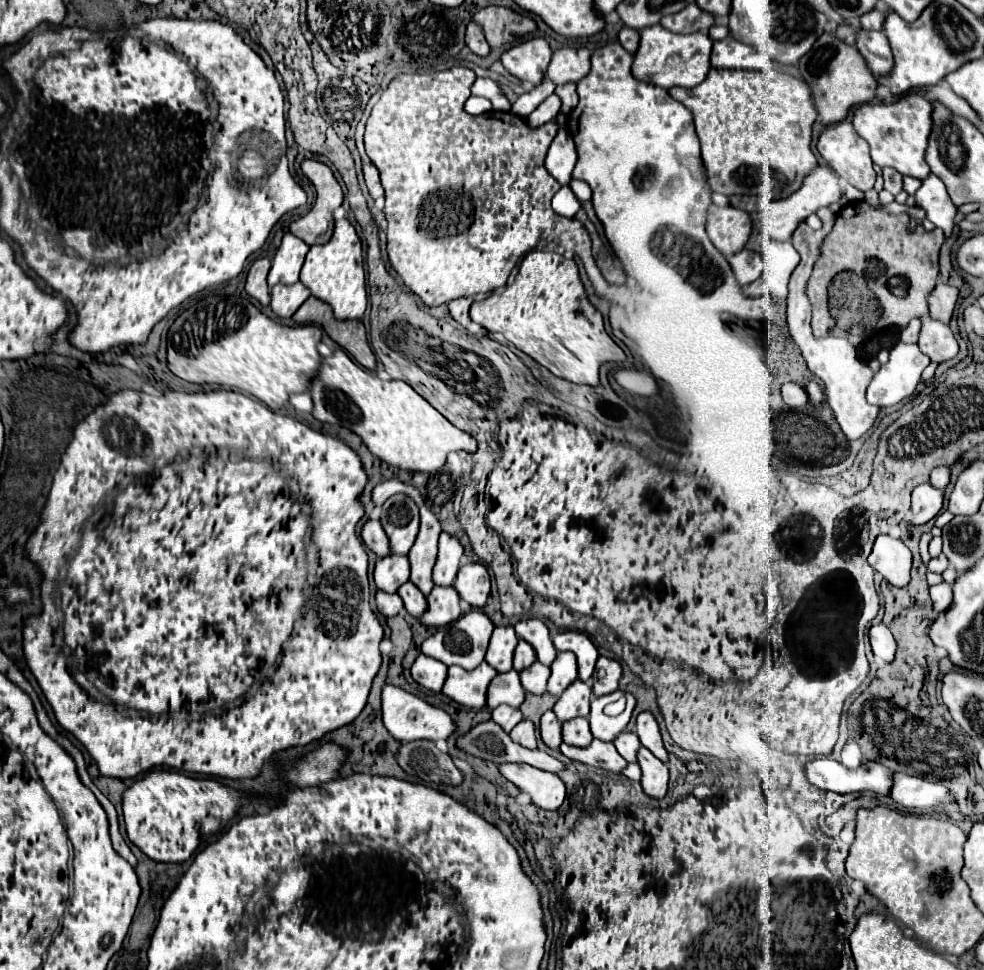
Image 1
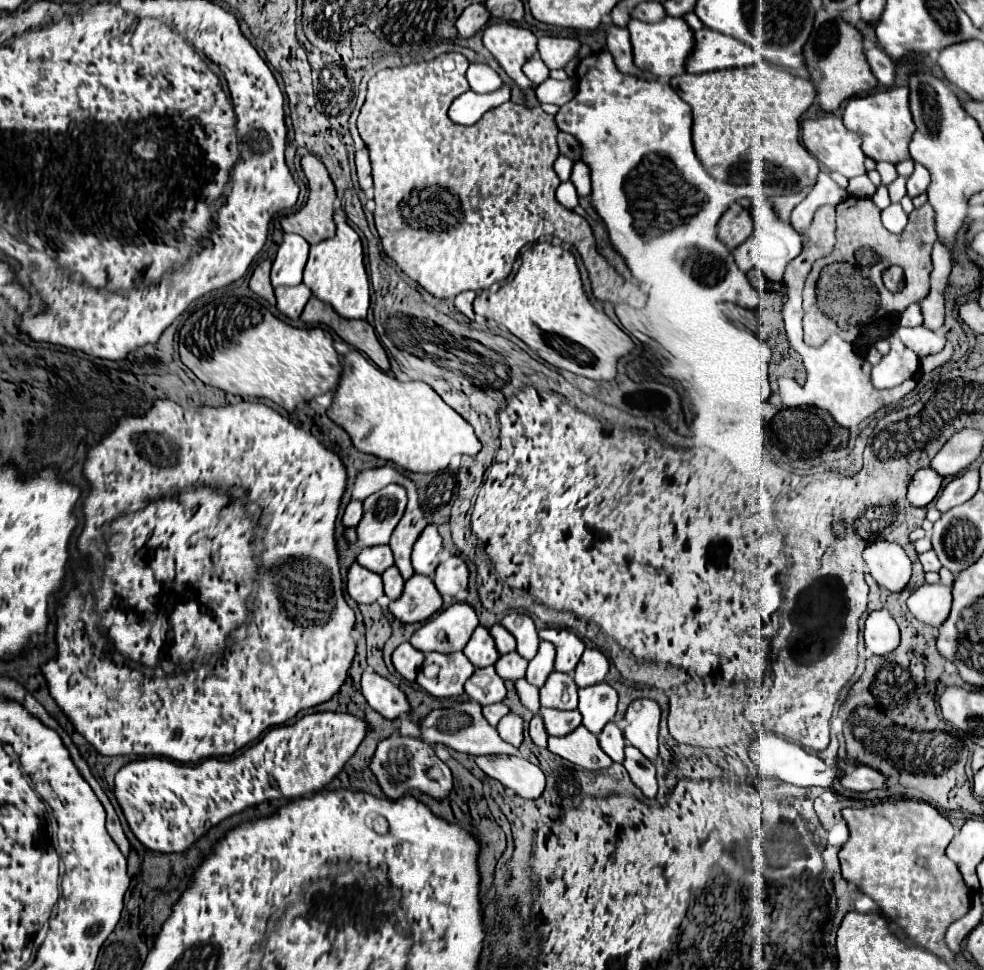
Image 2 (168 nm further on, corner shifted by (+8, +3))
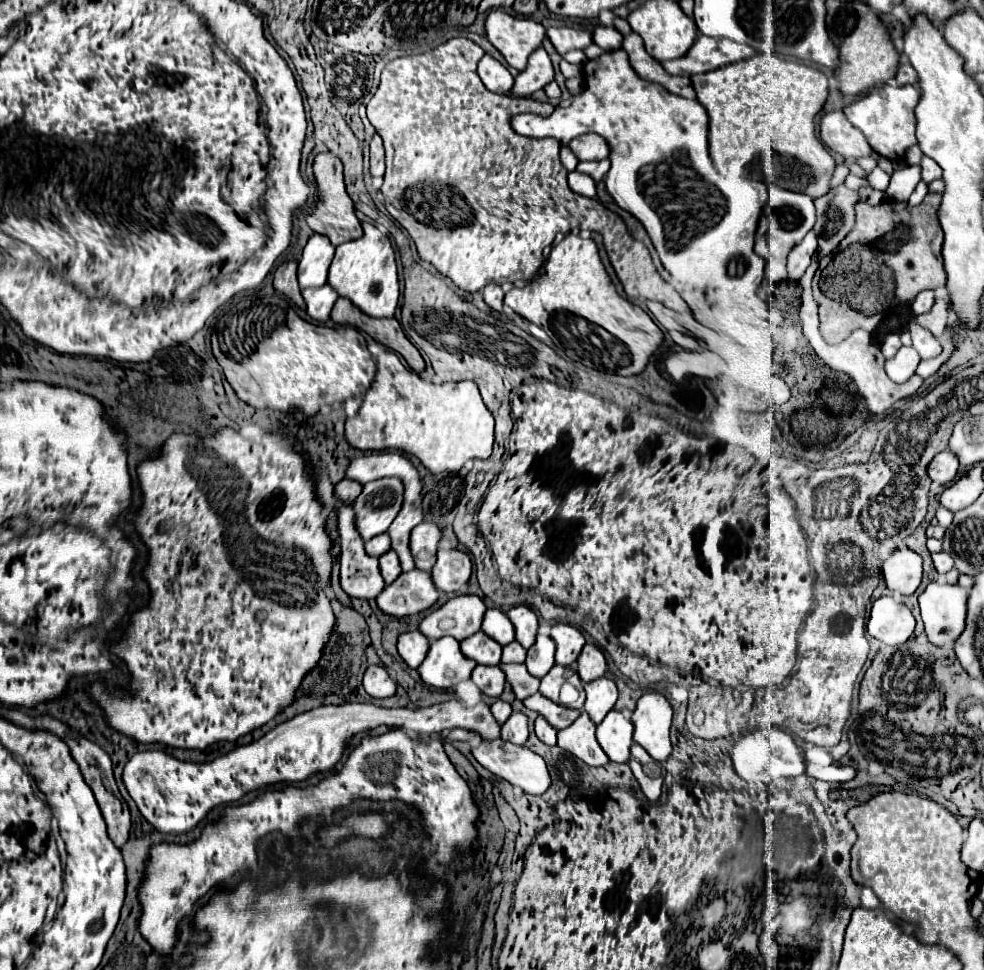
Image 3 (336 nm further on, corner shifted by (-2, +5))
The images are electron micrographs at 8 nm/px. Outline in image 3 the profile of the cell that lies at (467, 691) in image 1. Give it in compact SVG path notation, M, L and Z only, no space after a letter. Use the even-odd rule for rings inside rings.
M442 637L430 645L426 661L418 667L418 673L426 685L452 689L458 683L468 681L476 665L474 659L464 657L460 643L454 637Z

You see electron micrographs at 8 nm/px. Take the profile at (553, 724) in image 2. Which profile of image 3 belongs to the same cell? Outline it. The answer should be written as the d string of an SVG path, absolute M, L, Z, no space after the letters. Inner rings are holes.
M536 693L536 695L528 697L528 699L524 699L522 703L524 703L528 709L538 711L542 717L546 717L546 721L548 721L554 729L558 729L558 731L570 727L570 725L580 717L580 711L568 709L568 707L564 707L564 705L558 705L558 703L550 701L548 697L540 695L540 693Z

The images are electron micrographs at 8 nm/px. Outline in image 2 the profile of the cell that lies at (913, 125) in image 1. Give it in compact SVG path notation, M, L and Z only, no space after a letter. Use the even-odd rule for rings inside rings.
M892 87L868 97L850 99L844 109L842 121L850 131L856 131L862 137L862 151L866 153L866 157L894 165L898 161L910 159L908 143L914 133L914 121L908 107L908 87Z

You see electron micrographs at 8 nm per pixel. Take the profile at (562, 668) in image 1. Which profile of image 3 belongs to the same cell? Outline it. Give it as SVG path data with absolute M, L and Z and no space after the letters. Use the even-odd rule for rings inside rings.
M548 635L536 637L536 643L528 649L528 657L526 657L526 667L532 677L542 679L556 665L554 649L556 649L556 645Z

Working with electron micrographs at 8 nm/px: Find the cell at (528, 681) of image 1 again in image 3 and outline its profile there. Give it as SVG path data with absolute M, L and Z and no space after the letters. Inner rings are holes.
M512 641L502 651L502 663L524 663L526 661L526 649L518 645L518 641Z

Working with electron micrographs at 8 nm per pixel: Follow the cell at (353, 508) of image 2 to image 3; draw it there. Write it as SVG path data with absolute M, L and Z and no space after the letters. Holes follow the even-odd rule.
M344 479L344 481L340 481L340 483L336 485L334 493L336 493L348 507L352 507L354 501L356 501L356 497L362 493L362 485L358 485L356 481Z

